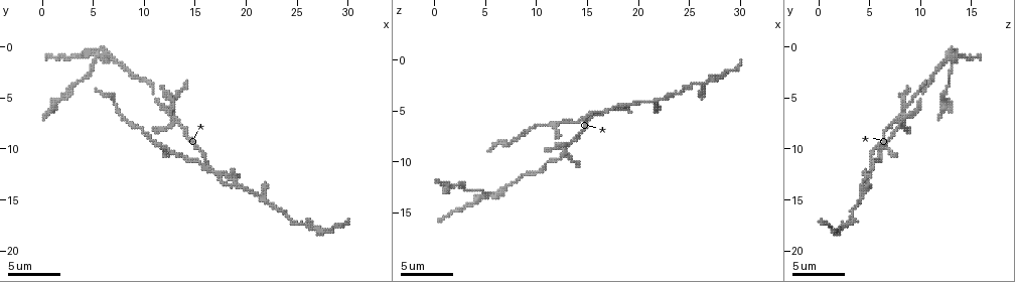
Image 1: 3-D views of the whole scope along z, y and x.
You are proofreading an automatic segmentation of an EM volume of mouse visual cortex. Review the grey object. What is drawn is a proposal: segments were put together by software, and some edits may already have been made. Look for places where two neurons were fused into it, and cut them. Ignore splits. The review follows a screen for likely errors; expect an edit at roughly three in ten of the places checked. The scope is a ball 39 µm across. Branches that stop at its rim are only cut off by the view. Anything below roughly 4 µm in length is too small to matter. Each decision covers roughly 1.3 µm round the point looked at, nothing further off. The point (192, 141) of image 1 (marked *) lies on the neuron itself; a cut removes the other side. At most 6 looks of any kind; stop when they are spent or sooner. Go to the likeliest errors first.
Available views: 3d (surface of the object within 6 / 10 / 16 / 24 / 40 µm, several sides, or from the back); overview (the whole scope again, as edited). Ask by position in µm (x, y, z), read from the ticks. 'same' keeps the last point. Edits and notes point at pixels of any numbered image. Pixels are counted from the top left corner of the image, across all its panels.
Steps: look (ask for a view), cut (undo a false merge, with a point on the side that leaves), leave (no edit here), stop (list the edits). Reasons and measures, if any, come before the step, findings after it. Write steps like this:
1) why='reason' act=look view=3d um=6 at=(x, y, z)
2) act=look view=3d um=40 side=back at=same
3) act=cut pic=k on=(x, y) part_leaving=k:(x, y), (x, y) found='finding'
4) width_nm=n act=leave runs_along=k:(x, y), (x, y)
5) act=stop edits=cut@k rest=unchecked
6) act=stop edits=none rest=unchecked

why='four arms meet' act=look view=3d um=10 at=(13.0, 6.8, 8.6)

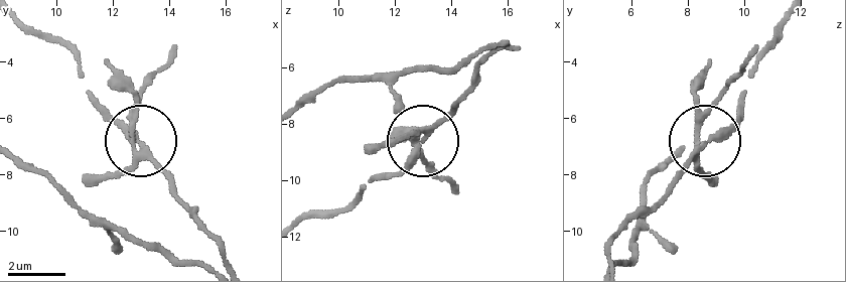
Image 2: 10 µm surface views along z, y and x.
arms=4 act=cut pic=2 on=(133, 110) found='a second neuron is stuck on'

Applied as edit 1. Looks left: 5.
act=look view=overview

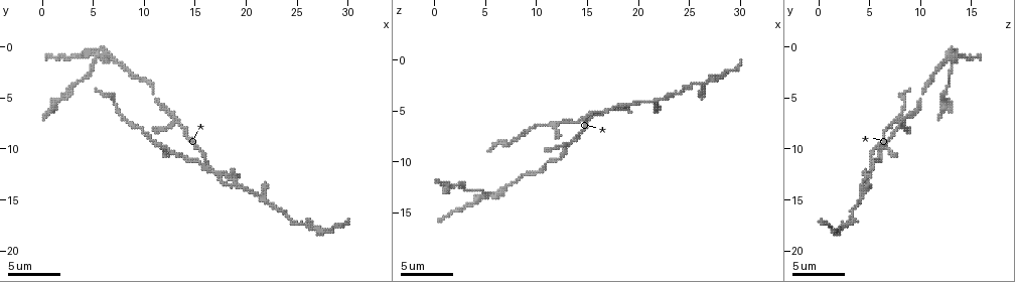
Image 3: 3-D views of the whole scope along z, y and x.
why='a fork' act=look view=3d um=10 at=(5.4, 1.0, 13.2)

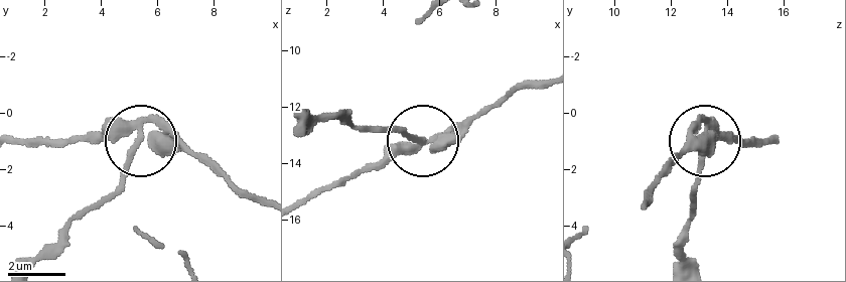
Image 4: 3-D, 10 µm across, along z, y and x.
width_nm=310 act=cut pic=4 on=(127, 164) part_leaving=4:(143, 129), (122, 177), (35, 264) found='a second neuron is stuck on'

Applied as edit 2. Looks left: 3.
act=look view=overview

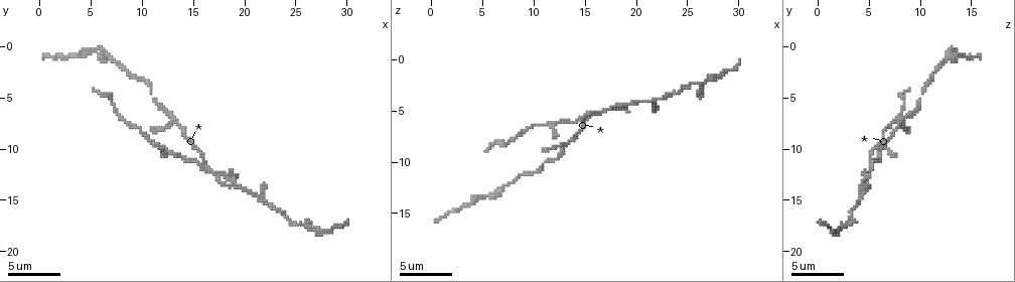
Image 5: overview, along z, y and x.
why='three-way junction' act=look view=3d um=10 at=(22.0, 15.0, 4.2)

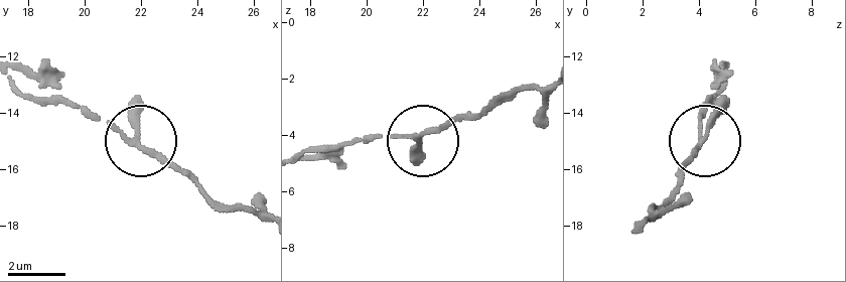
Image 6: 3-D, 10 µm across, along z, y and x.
width_nm=170 act=leave runs_along=6:(304, 159), (441, 130), (489, 104) found='one neuron here'

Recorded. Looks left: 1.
act=stop edits=cut@2,cut@4 rest=unchecked

